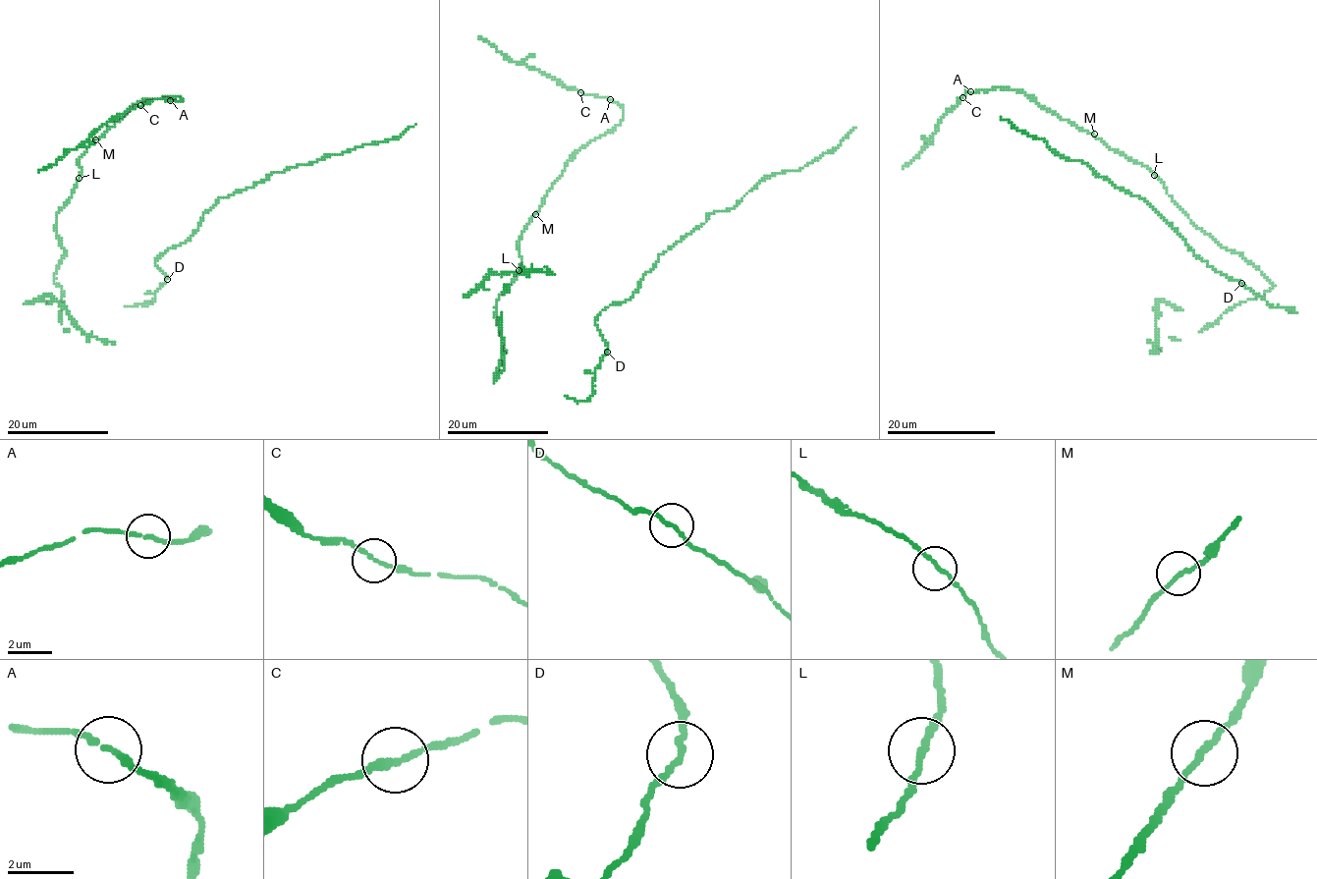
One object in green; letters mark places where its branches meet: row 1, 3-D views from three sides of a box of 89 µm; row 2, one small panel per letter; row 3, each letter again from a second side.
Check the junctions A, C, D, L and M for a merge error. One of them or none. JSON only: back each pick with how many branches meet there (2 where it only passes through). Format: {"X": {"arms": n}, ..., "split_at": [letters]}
{"split_at": []}

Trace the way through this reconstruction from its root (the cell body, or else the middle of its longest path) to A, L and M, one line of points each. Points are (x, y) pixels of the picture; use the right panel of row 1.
A: (1273, 288), (1239, 253), (1198, 229), (1145, 167), (1025, 93), (1007, 87), (970, 91)
L: (1273, 288), (1259, 270), (1239, 253), (1223, 248), (1198, 229), (1154, 175)
M: (1273, 288), (1259, 270), (1239, 253), (1223, 248), (1198, 229), (1152, 172), (1110, 149), (1094, 134)

